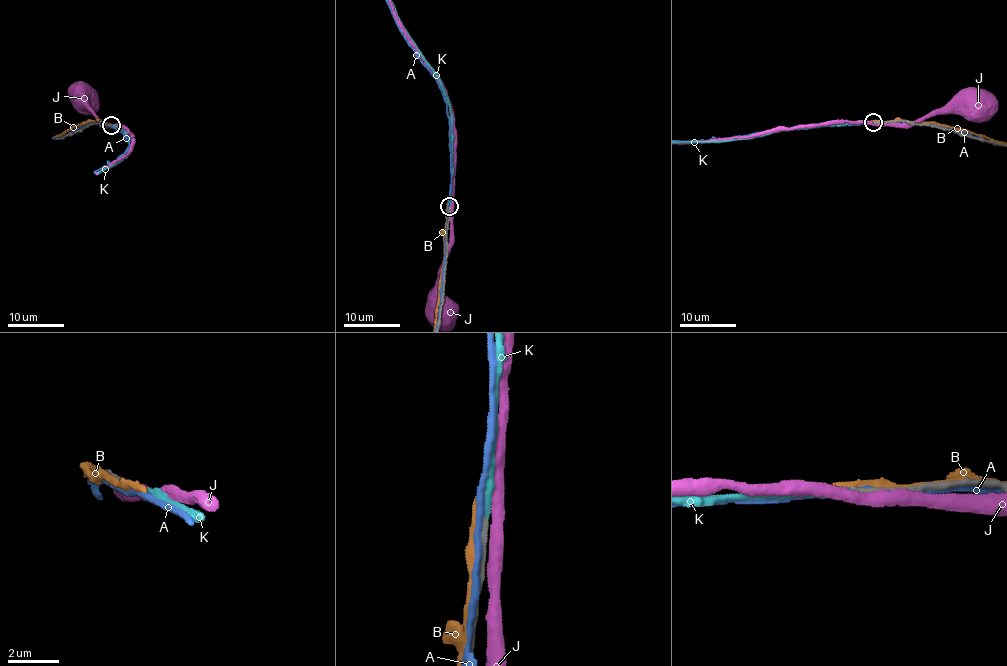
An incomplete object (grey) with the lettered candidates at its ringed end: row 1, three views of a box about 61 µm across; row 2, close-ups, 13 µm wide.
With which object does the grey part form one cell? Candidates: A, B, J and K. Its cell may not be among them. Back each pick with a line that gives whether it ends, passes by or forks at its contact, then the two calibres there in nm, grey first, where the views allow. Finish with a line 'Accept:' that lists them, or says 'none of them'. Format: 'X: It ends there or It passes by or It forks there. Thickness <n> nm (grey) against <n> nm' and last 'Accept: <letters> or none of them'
K: It ends there. Thickness 240 nm (grey) against 280 nm
Accept: K

